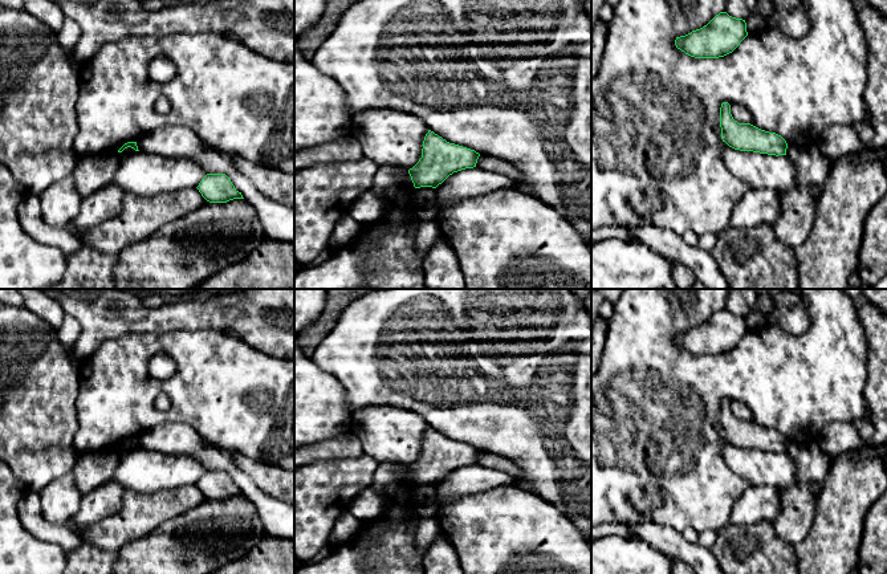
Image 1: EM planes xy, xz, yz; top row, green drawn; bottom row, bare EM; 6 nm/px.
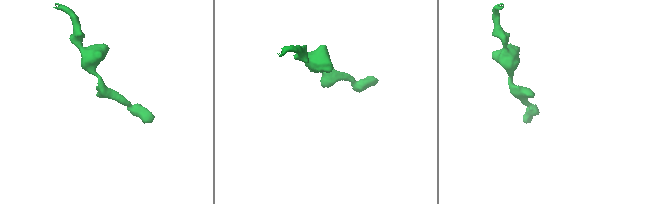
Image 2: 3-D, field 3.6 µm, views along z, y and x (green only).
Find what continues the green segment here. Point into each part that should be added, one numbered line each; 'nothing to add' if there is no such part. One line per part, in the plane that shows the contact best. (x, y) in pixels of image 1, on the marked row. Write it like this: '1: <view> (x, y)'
nothing to add

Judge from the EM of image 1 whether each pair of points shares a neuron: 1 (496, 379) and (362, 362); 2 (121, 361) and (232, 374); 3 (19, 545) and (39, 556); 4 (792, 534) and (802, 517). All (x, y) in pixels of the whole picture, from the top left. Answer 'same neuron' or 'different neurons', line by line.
1: same neuron
2: same neuron
3: same neuron
4: same neuron

